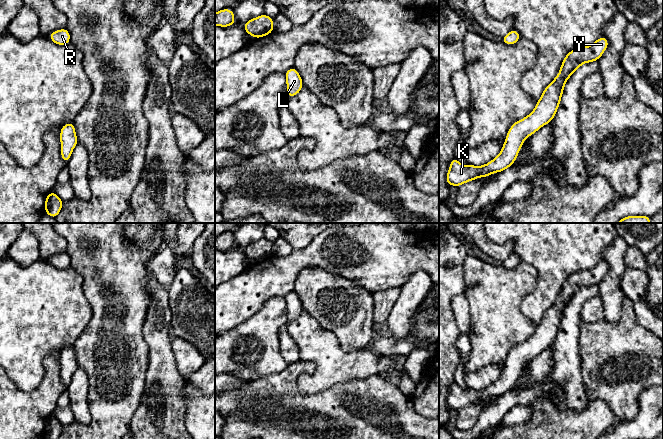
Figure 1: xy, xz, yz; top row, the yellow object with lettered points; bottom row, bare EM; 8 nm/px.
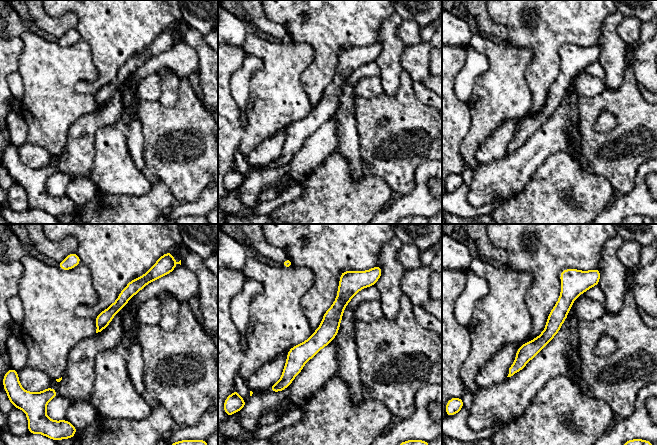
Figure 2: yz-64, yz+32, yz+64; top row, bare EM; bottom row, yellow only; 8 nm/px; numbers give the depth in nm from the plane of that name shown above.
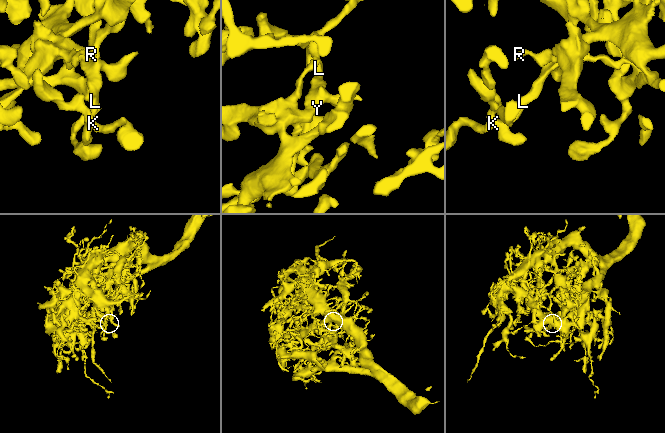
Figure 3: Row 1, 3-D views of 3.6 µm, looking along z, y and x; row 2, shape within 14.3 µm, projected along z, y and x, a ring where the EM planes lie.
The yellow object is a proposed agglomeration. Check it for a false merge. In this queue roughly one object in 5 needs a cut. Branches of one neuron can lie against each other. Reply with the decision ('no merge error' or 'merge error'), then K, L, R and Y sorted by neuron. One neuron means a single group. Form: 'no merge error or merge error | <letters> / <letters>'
no merge error | K L R Y

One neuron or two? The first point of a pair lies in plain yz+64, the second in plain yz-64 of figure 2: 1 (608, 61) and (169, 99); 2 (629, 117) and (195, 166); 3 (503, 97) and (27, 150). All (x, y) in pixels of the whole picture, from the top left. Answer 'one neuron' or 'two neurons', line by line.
1: one neuron
2: one neuron
3: two neurons

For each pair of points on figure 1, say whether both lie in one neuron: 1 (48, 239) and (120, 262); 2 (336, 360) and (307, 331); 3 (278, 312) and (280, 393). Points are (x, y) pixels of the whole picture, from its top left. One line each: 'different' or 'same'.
1: different
2: same
3: different

